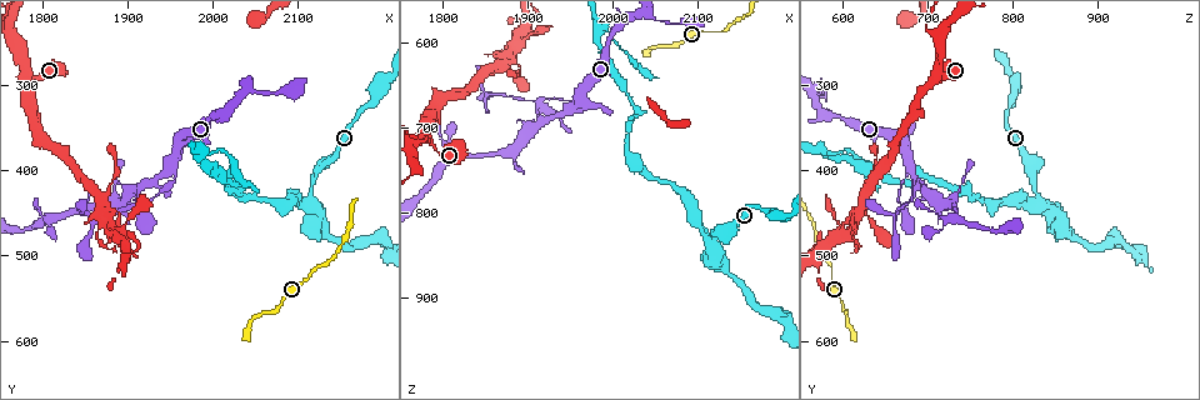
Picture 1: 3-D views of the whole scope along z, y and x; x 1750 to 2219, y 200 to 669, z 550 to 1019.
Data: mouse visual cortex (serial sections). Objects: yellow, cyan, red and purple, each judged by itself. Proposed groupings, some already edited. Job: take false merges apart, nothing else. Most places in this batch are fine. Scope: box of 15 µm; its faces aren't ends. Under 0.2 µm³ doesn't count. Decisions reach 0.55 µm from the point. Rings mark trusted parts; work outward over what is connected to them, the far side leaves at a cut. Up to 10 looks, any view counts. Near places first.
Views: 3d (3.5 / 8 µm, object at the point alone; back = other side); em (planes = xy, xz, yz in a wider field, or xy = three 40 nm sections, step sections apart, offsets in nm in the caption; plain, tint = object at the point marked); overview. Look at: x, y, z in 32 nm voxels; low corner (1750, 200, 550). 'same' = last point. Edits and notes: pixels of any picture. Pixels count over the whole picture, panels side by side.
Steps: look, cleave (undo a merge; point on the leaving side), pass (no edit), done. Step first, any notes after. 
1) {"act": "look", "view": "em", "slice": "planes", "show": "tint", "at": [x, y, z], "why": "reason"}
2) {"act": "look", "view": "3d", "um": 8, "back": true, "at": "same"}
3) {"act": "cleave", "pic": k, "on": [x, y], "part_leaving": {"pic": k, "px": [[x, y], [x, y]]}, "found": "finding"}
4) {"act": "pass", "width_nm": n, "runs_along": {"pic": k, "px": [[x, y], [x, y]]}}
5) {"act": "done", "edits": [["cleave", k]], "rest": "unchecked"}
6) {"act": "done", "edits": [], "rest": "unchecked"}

{"act": "look", "view": "3d", "um": 3.5, "at": [1910, 445, 670], "why": "sharp bend"}

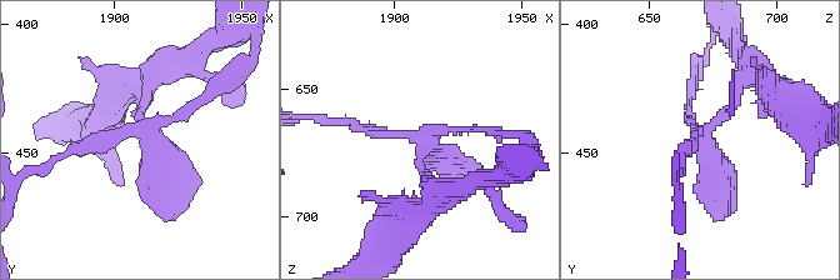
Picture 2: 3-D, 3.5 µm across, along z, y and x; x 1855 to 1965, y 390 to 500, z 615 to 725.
{"act": "look", "view": "em", "slice": "xy", "step": 1, "show": "tint", "at": [1910, 440, 670]}

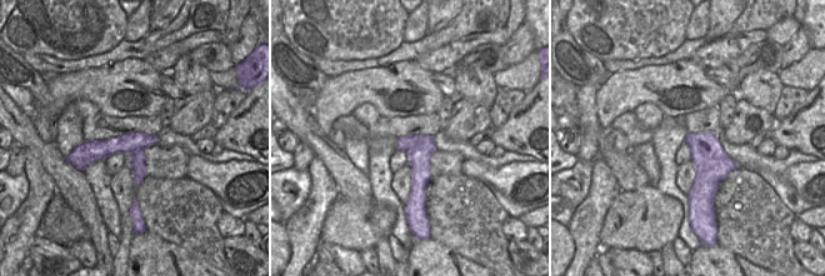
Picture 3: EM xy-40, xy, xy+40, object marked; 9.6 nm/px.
{"act": "pass", "runs_along": {"pic": 3, "px": [[153, 138], [78, 151]]}, "found": "all the same cell"}

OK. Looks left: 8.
{"act": "look", "view": "3d", "um": 8, "at": [1870, 440, 625], "why": "thick turns thin"}

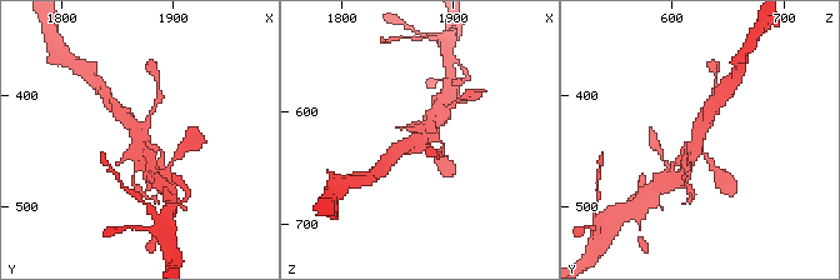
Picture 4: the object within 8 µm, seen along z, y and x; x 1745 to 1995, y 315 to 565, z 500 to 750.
{"act": "look", "view": "3d", "um": 3.5, "back": true, "at": [1870, 444, 622], "why": "closer look"}

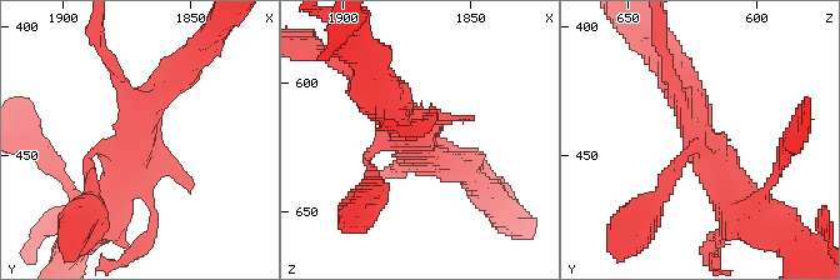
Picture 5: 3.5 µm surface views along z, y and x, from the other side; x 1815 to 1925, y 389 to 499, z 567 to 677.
{"act": "look", "view": "em", "slice": "planes", "show": "tint", "at": [1871, 444, 623], "why": "shape alone is not enough"}

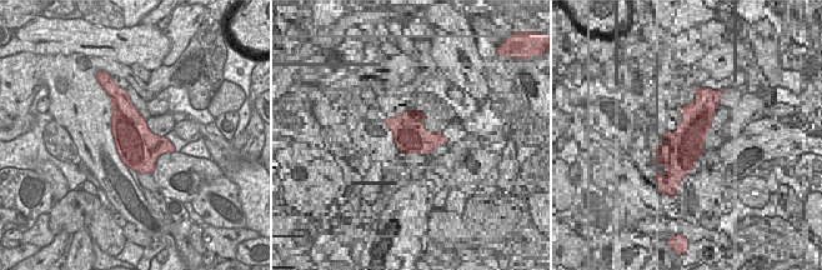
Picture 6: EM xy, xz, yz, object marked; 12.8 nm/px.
{"act": "pass", "runs_along": {"pic": 5, "px": [[176, 74], [115, 208]]}, "found": "all the same cell"}

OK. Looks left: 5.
{"act": "look", "view": "3d", "um": 3.5, "at": [2190, 305, 805], "why": "sharp bend"}

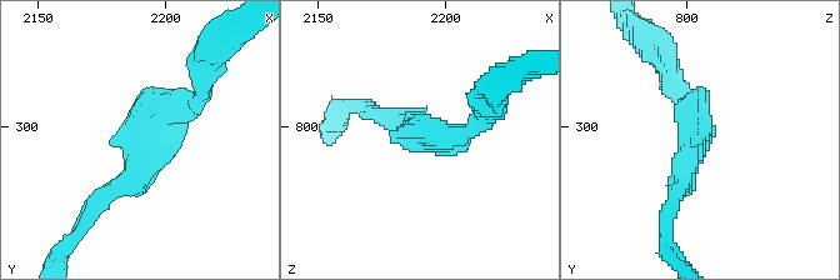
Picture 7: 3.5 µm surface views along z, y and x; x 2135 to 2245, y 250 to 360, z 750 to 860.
{"act": "look", "view": "em", "slice": "xy", "step": 2, "show": "plain", "at": [2192, 299, 804]}

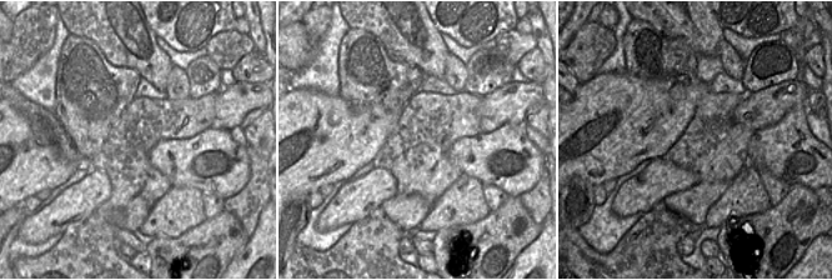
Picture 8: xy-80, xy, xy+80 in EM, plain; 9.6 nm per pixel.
{"act": "look", "view": "em", "slice": "xy", "step": 2, "show": "tint", "at": "same"}

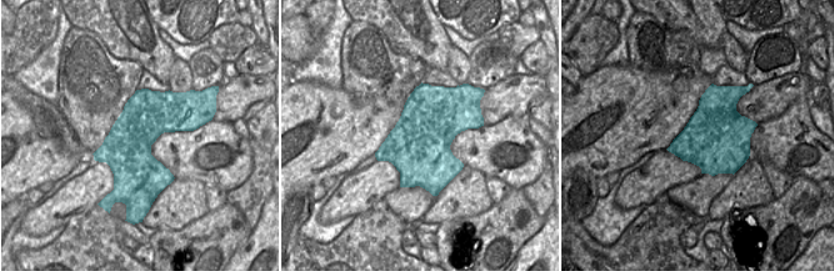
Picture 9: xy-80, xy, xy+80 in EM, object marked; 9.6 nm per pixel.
{"act": "pass", "runs_along": {"pic": 7, "px": [[109, 191], [140, 130], [209, 84]]}, "found": "one cell here"}

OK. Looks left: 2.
{"act": "done", "edits": [], "rest": "unchecked"}

